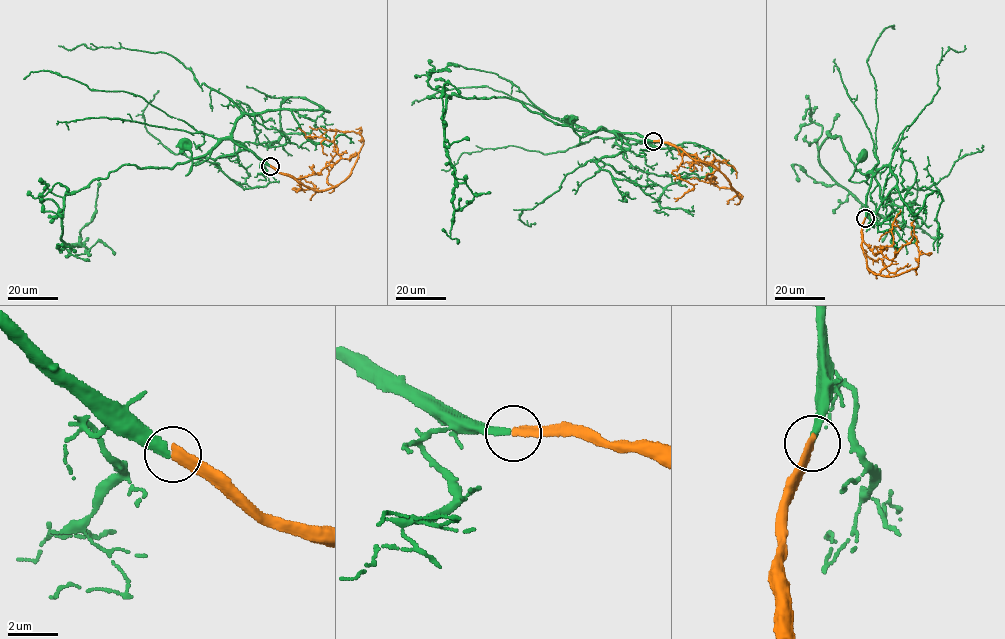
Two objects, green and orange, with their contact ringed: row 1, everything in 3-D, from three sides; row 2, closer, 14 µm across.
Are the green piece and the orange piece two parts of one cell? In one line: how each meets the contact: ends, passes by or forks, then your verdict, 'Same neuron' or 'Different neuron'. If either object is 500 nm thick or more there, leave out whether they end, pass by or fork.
At the ring green ends. At the ring orange ends. Same neuron

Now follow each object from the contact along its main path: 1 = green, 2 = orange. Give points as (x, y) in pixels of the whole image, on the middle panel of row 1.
1: (653, 141), (635, 133), (600, 127), (580, 136), (570, 121), (577, 116), (571, 119)
2: (653, 141), (674, 144), (691, 157), (711, 165), (741, 198), (731, 189), (690, 179)

